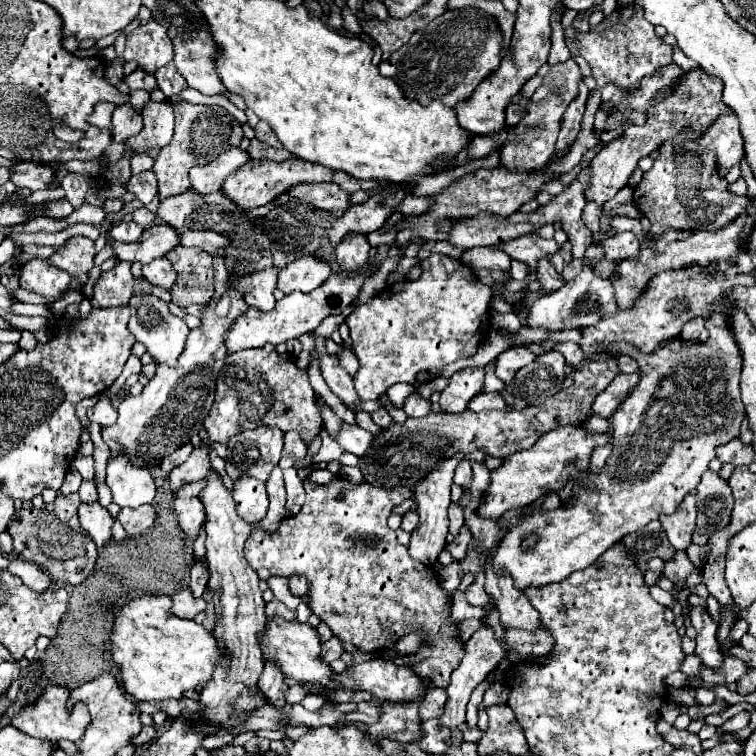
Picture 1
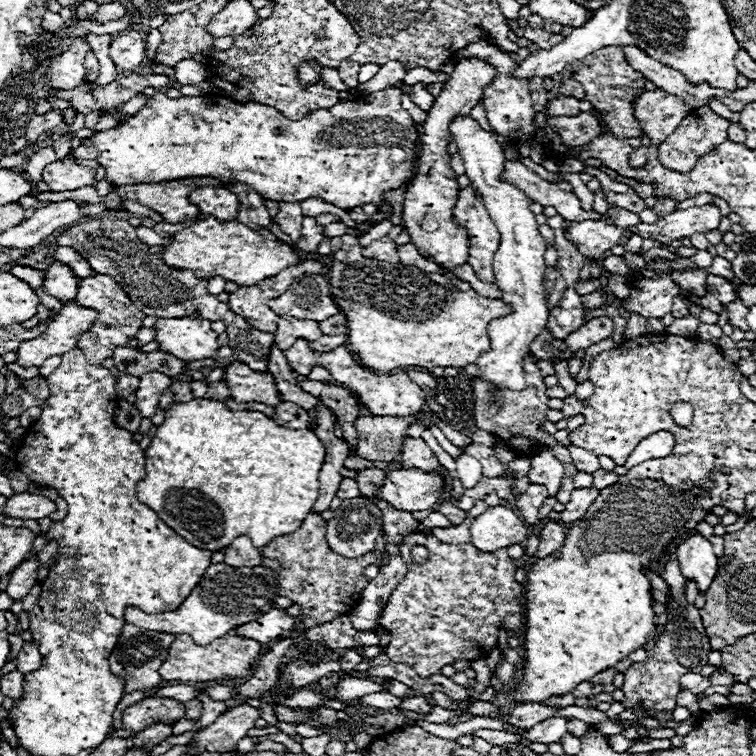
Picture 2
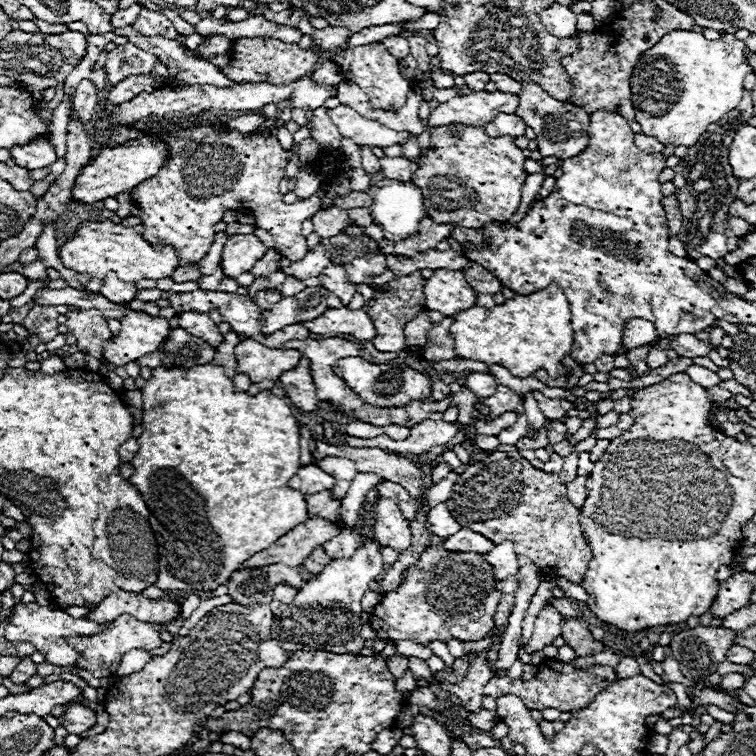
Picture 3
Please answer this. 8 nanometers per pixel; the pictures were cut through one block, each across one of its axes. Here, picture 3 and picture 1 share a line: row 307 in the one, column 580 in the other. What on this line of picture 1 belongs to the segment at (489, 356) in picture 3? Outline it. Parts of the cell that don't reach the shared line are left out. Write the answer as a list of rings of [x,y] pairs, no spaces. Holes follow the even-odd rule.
[[[716,312],[718,318],[708,320],[708,340],[706,342],[684,342],[682,338],[672,338],[662,344],[658,350],[646,354],[640,352],[634,344],[616,342],[606,344],[614,354],[628,354],[638,362],[640,382],[630,392],[630,396],[622,402],[622,406],[610,418],[612,424],[612,444],[614,450],[602,470],[600,476],[590,474],[590,470],[582,472],[578,480],[572,480],[566,488],[558,492],[562,500],[574,498],[574,504],[568,508],[552,510],[552,512],[530,512],[522,518],[518,526],[512,526],[510,532],[498,546],[494,556],[494,568],[506,568],[514,584],[524,590],[526,586],[546,586],[552,582],[560,582],[576,570],[584,570],[594,564],[600,554],[604,554],[618,538],[636,532],[648,522],[656,520],[660,514],[672,514],[682,502],[682,498],[698,486],[700,476],[708,470],[712,458],[716,458],[716,446],[734,440],[740,434],[740,424],[744,420],[744,404],[740,398],[740,350],[736,346],[734,336],[728,332],[728,326],[720,326],[726,320],[726,314]],[[578,482],[588,482],[590,490],[574,496],[572,486]],[[536,534],[538,542],[530,550],[522,550],[520,542],[524,536]]]

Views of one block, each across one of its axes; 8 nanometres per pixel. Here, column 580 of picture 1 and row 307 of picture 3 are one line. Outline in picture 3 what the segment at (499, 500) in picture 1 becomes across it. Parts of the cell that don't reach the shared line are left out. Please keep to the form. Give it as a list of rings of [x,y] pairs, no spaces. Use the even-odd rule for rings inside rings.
[[[434,270],[424,286],[426,308],[438,310],[444,316],[454,316],[460,310],[468,310],[476,302],[476,292],[466,282],[460,270]]]

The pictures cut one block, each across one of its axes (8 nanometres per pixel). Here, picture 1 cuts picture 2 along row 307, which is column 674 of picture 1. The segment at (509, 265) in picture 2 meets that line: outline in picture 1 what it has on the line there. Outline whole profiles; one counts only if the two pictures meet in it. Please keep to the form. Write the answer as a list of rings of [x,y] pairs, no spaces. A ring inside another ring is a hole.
[[[688,494],[672,516],[662,516],[662,528],[666,530],[668,540],[676,550],[686,550],[690,546],[696,528],[694,494]]]

